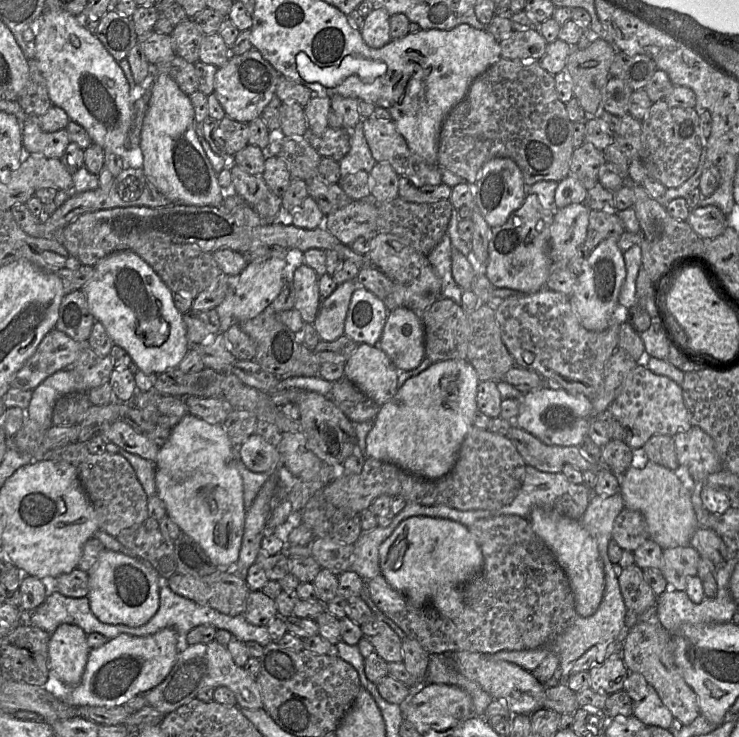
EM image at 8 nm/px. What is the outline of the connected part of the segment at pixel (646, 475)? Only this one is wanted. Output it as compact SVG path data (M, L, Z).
M635 460L620 477L620 493L624 507L640 512L647 524L649 538L663 550L678 546L689 546L698 529L698 522L691 502L691 492L683 485L675 470L650 461Z

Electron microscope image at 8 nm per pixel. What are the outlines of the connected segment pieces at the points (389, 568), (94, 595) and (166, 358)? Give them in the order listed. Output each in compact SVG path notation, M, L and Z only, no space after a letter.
M429 516L402 521L380 545L379 558L381 574L413 606L431 606L451 619L463 612L463 585L481 571L484 563L481 548L467 526Z
M104 549L88 572L87 595L92 613L105 624L139 627L158 611L161 579L140 559Z
M133 250L112 253L93 267L93 276L82 291L91 314L102 323L113 344L124 349L145 374L178 368L191 345L183 314L173 302L173 292L159 275Z

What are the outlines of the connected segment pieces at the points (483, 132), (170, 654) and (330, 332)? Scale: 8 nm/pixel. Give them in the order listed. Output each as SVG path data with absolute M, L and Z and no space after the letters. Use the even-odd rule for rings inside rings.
M503 58L473 82L466 97L445 118L440 131L437 164L474 184L486 162L493 158L509 158L517 164L529 187L540 181L560 182L567 177L574 150L572 122L566 104L557 95L555 75L547 72L540 61Z
M171 628L146 637L121 634L108 640L103 646L90 650L81 682L76 686L66 687L63 702L72 707L123 706L137 695L144 695L163 682L179 654L178 643L178 634Z
M355 280L337 286L334 292L321 302L313 323L323 341L332 342L344 335L347 310L353 292L359 285Z

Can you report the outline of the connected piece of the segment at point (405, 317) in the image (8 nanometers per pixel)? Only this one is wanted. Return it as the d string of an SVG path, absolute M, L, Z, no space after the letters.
M407 307L390 310L378 346L398 370L413 370L425 358L421 313Z

